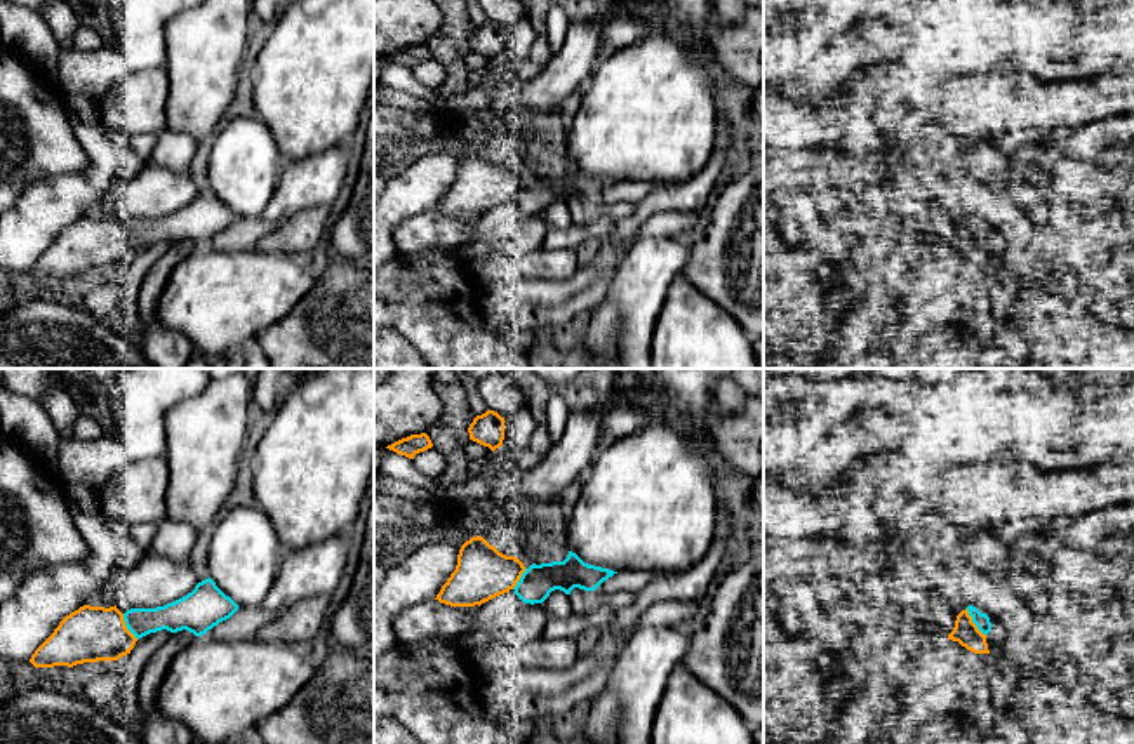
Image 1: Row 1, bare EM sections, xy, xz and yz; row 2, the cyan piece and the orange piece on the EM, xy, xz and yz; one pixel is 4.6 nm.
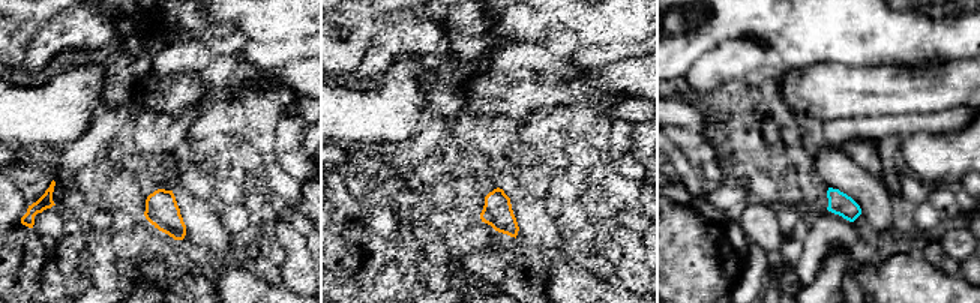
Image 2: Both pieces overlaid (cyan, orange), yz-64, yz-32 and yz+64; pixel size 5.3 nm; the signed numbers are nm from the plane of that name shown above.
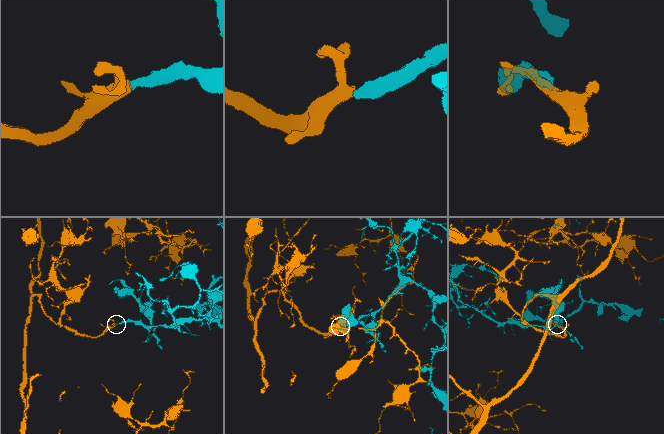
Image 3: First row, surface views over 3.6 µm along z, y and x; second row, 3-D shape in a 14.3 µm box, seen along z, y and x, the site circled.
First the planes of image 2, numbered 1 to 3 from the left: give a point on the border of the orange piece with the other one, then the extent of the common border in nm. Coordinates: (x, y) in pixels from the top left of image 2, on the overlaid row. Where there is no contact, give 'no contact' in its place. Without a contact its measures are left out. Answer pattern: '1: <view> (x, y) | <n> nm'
1: no contact
2: no contact
3: no contact

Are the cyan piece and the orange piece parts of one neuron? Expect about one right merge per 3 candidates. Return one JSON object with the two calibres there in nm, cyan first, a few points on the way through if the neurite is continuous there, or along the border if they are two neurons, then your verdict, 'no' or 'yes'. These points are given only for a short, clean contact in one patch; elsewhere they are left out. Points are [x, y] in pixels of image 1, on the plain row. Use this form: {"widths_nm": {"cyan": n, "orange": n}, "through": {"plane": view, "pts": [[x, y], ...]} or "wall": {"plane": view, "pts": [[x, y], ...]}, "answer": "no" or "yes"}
{"widths_nm": {"cyan": 70, "orange": 110}, "answer": "yes"}

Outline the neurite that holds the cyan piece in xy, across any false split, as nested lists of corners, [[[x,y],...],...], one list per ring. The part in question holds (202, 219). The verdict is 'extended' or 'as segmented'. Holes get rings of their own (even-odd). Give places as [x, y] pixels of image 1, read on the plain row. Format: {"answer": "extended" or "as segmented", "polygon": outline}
{"answer": "extended", "polygon": [[[210,188],[186,207],[157,219],[130,219],[122,224],[117,216],[83,216],[59,233],[30,273],[35,278],[73,278],[83,273],[118,271],[150,243],[186,240],[202,247],[237,221],[238,216]]]}

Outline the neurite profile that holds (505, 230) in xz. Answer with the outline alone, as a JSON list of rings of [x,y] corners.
[[[515,200],[482,214],[468,245],[470,256],[490,252],[515,262],[527,252],[539,250],[548,224],[541,214],[524,214]]]

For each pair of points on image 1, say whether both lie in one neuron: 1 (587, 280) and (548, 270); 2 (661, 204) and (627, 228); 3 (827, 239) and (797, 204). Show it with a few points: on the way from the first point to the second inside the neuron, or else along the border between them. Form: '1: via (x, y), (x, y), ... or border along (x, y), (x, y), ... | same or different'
1: border along (578, 270), (560, 280), (543, 280), (531, 275) | different
2: via (653, 204), (635, 219) | same
3: via (818, 230), (804, 212) | same

